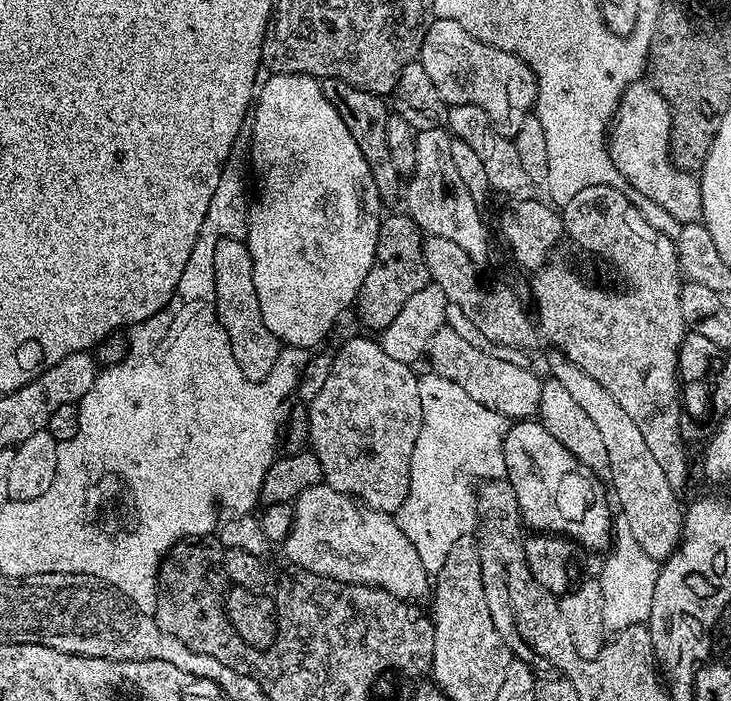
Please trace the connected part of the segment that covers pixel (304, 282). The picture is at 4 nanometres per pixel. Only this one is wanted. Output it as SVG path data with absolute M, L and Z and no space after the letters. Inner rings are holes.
M272 74L267 77L269 80L259 85L258 95L254 100L254 111L250 116L250 128L252 124L252 168L256 171L256 180L260 183L260 193L257 194L256 200L254 196L254 203L251 205L248 213L248 234L246 237L247 246L252 250L252 257L254 257L254 270L256 273L256 287L259 288L258 306L262 306L262 322L266 322L266 330L270 330L270 334L274 334L276 339L280 341L281 345L289 348L306 348L309 350L315 349L315 344L320 344L328 336L328 331L336 324L336 319L343 314L344 311L351 309L356 302L356 295L360 293L362 282L366 282L366 274L370 274L370 266L374 262L374 254L376 253L376 243L378 242L378 230L380 229L380 222L382 219L382 201L378 194L378 186L374 186L374 174L370 170L370 166L366 162L366 158L362 154L362 150L358 150L358 142L354 142L354 138L350 138L350 130L346 130L346 122L342 122L338 110L334 110L334 106L330 106L330 98L326 98L324 93L324 86L321 81L317 80L315 76L299 76L298 74Z

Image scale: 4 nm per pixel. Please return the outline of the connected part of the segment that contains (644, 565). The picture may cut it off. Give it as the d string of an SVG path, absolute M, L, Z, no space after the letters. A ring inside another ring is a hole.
M623 518L617 519L610 547L607 549L608 557L604 560L604 569L598 573L602 586L602 618L604 627L609 633L618 634L635 624L643 624L650 614L650 606L654 602L654 586L658 582L660 564L642 546L634 534L630 534L630 526Z

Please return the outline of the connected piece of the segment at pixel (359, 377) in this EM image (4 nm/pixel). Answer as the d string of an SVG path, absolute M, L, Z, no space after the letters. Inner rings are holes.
M356 336L348 340L331 357L330 372L321 390L308 404L310 430L308 439L311 451L316 453L322 466L323 483L347 496L358 498L369 508L389 514L399 513L402 502L406 502L410 478L410 458L414 454L414 442L422 430L422 406L425 397L418 394L420 376L413 365L397 362L375 339Z

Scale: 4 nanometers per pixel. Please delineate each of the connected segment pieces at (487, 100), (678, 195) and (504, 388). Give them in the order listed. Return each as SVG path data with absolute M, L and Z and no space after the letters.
M433 19L430 30L426 30L426 38L422 38L418 60L449 106L465 104L486 110L503 136L515 138L522 122L526 122L526 118L535 109L534 70L530 70L530 66L522 62L522 58L474 38L474 34L469 34L463 26L458 26L458 22Z
M650 82L630 85L616 107L608 130L608 153L629 188L650 198L681 225L695 224L703 217L700 181L684 171L668 151L673 151L672 108Z
M440 328L438 334L428 343L426 360L432 363L431 371L450 382L458 382L464 393L474 402L486 406L486 410L507 416L515 422L532 418L539 413L542 398L542 380L532 373L531 367L514 366L514 362L502 362L488 352L470 346L466 338L461 338L454 329Z

